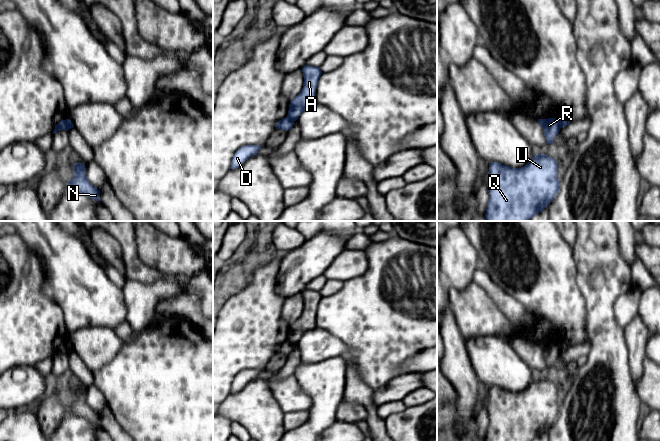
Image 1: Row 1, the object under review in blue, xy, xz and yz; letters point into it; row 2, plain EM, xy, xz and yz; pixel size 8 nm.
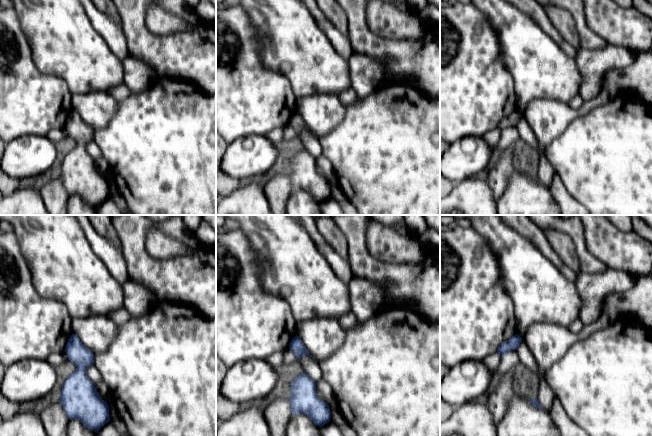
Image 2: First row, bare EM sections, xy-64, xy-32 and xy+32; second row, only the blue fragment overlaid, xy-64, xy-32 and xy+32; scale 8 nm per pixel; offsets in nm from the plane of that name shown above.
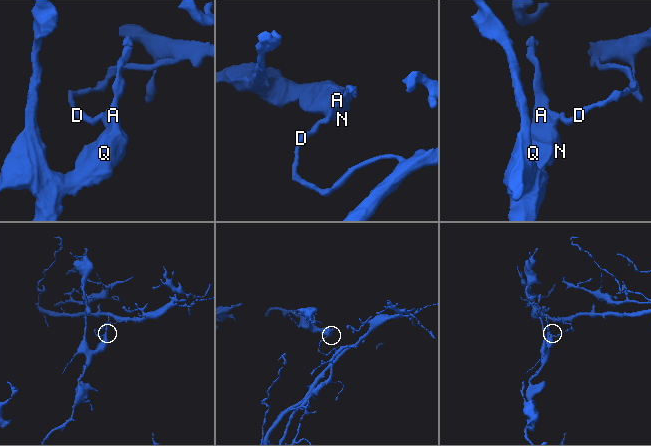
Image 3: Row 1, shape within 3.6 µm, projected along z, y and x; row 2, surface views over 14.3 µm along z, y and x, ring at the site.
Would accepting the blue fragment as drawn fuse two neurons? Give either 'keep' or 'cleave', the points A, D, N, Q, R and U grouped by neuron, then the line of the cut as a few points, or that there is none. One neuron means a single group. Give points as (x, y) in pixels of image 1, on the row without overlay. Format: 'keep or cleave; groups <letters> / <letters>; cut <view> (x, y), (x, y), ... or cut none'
cleave; groups A N Q R U / D; cut yz (557, 344), (560, 352)

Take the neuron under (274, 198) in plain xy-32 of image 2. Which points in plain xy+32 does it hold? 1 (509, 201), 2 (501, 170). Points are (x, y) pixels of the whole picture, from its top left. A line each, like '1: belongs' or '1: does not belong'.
1: does not belong
2: belongs

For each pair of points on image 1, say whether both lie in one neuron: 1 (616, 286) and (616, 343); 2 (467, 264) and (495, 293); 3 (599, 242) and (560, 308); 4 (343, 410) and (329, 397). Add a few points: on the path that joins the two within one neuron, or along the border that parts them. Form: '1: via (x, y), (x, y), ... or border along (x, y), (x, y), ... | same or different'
1: via (606, 300), (606, 329) | same
2: border along (477, 266), (472, 280) | different
3: border along (573, 257), (576, 263), (576, 284), (586, 302) | different
4: border along (342, 400), (336, 411), (336, 420) | different

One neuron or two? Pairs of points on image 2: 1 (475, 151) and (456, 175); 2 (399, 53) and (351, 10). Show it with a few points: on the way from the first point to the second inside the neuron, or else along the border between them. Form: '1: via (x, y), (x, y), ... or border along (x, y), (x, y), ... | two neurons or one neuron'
1: via (469, 157), (457, 169) | one neuron
2: via (385, 49), (379, 48), (357, 24) | one neuron

